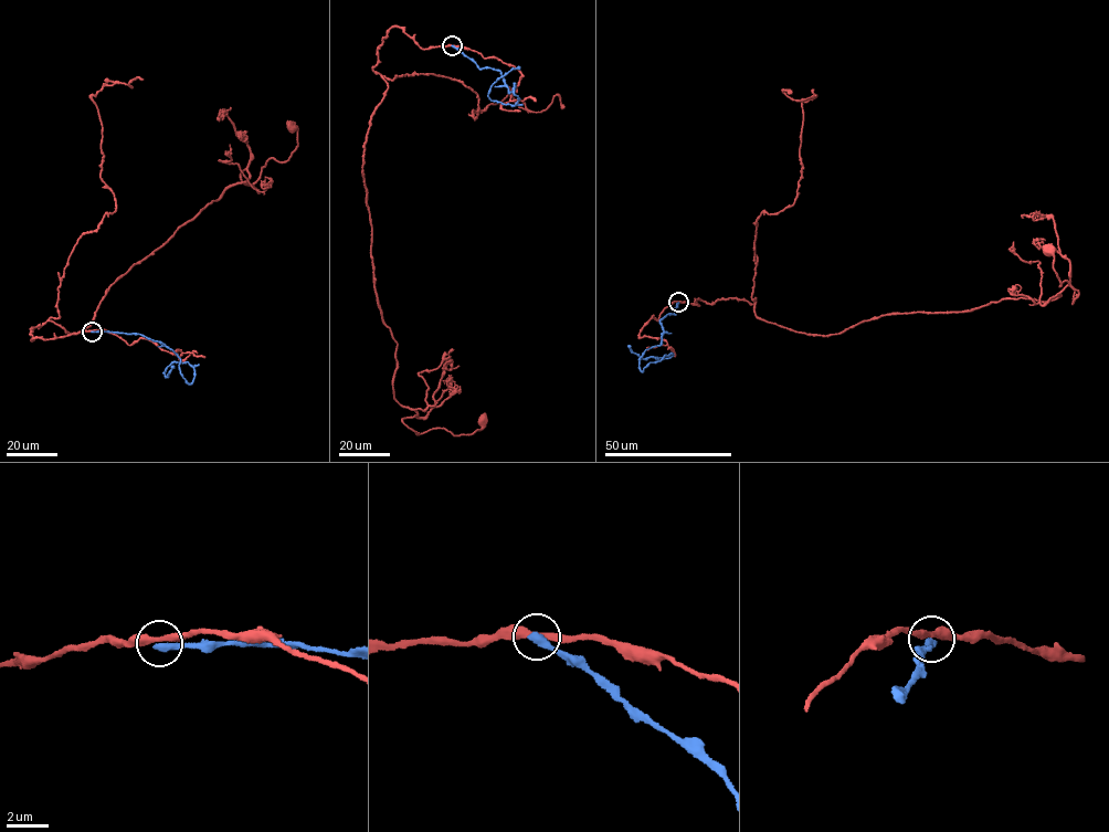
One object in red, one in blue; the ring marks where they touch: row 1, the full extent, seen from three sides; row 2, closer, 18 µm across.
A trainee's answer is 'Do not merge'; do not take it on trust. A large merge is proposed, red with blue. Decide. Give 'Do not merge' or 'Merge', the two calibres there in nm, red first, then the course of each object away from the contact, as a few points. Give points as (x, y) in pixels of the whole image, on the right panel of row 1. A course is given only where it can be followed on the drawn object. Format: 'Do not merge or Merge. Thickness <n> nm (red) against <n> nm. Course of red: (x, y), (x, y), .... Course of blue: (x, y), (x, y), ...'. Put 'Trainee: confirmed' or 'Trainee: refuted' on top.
Trainee: confirmed
Do not merge. Thickness 300 nm (red) against 400 nm. Course of red: (678, 302), (754, 301), (758, 316), (824, 336), (888, 314), (1046, 302), (1067, 285), (1073, 303), (1048, 250). Course of blue: (678, 303), (675, 314), (661, 319), (661, 345), (644, 353), (641, 370), (672, 356), (643, 359), (627, 346)

